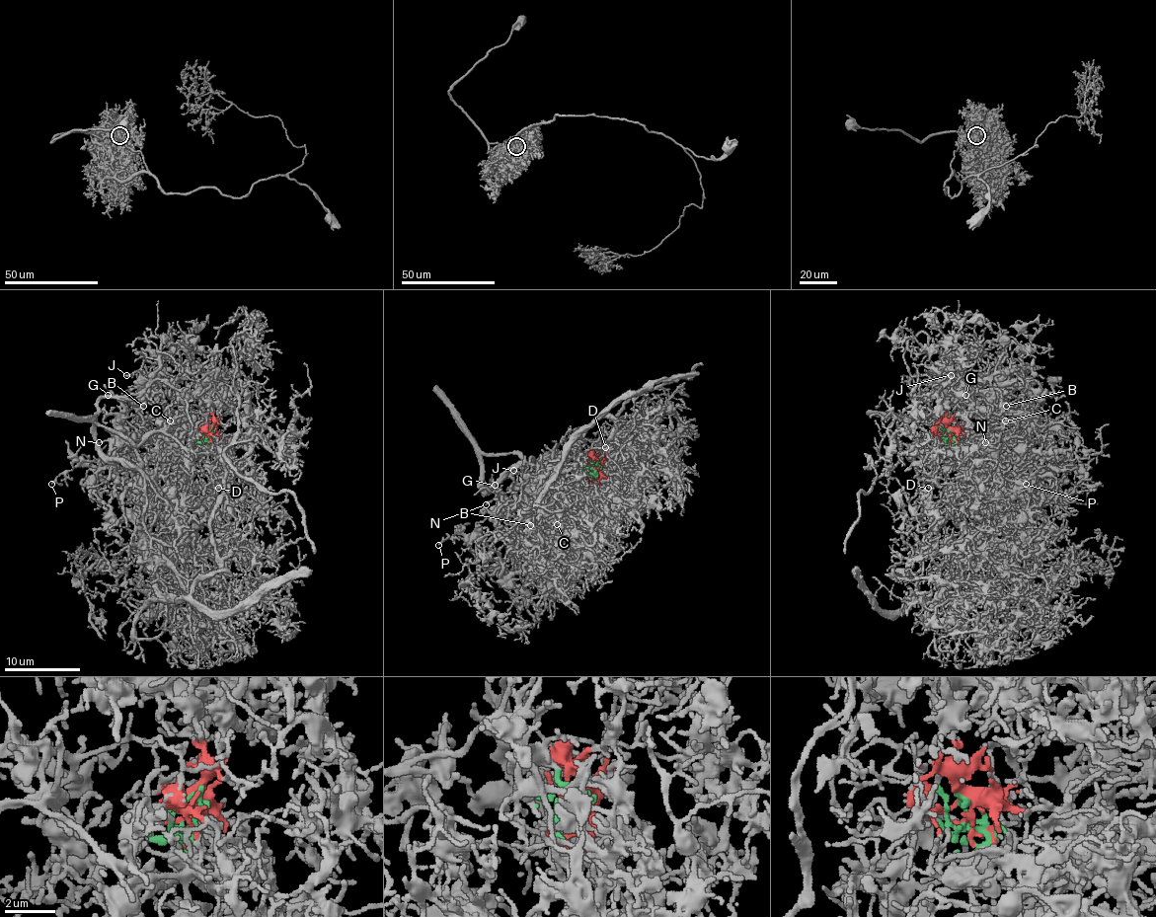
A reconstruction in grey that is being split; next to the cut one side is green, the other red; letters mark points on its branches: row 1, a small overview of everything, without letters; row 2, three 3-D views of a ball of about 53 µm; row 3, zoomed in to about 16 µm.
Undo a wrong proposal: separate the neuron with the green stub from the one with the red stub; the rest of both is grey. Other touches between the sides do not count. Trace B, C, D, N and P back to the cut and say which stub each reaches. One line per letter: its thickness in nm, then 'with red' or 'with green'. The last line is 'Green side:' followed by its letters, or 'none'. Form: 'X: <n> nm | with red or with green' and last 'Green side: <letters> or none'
B: 160 nm | with green
C: 180 nm | with green
D: 200 nm | with red
N: 160 nm | with green
P: 140 nm | with green
Green side: B, C, N, P

